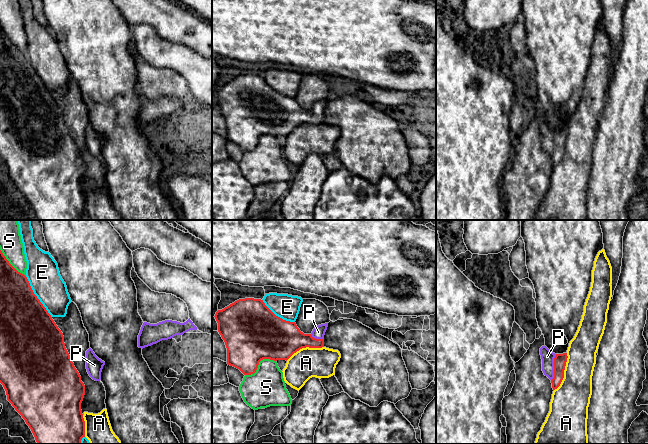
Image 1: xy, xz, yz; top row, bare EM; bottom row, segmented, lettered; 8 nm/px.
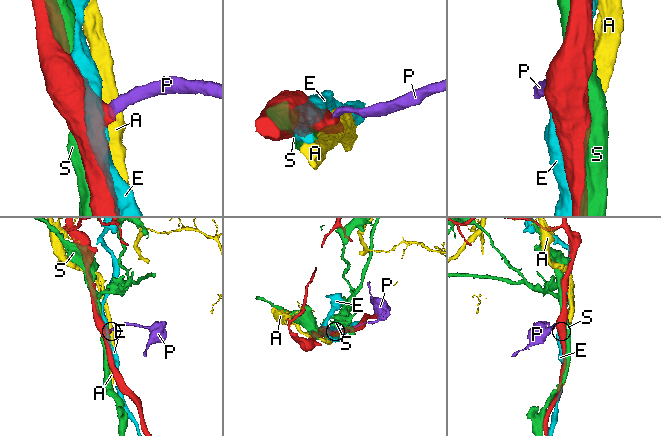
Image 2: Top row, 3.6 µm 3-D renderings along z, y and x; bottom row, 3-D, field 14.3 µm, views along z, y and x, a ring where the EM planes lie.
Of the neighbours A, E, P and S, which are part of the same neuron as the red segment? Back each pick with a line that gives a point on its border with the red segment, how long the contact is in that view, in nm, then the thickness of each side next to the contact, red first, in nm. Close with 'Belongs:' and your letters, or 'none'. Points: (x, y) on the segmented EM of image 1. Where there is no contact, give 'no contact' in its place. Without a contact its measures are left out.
P: contact yz (554, 367); length 220 nm; calibres 100 and 110 nm
Belongs: P

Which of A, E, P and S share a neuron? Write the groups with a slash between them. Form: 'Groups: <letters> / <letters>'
Groups: A / E / P / S

